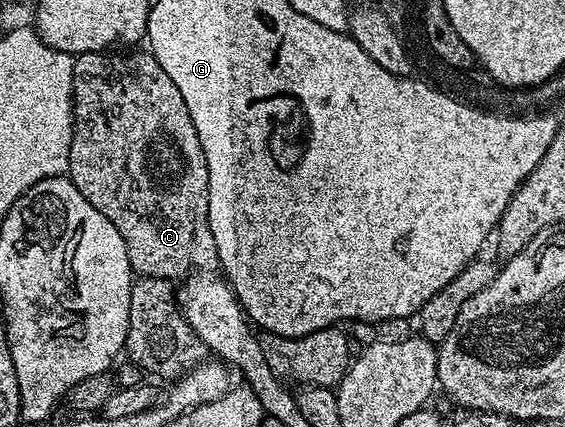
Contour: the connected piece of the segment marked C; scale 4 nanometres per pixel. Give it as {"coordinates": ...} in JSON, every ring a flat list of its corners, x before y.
{"coordinates":[[110,49,108,51,88,51,76,56,73,60,73,136,69,146,69,170,67,178,73,182,75,189,119,229,119,237,127,245,127,257,131,269,138,276,150,275,170,281,181,281,193,272,212,272,218,266,215,236,211,233,209,220,209,182,207,181,207,161,203,157,203,145,199,145,199,133,195,133,195,121,191,121,191,113,187,113,187,101,183,101,183,93,175,89,171,77,163,73,163,65,155,61,148,50,142,49]]}

